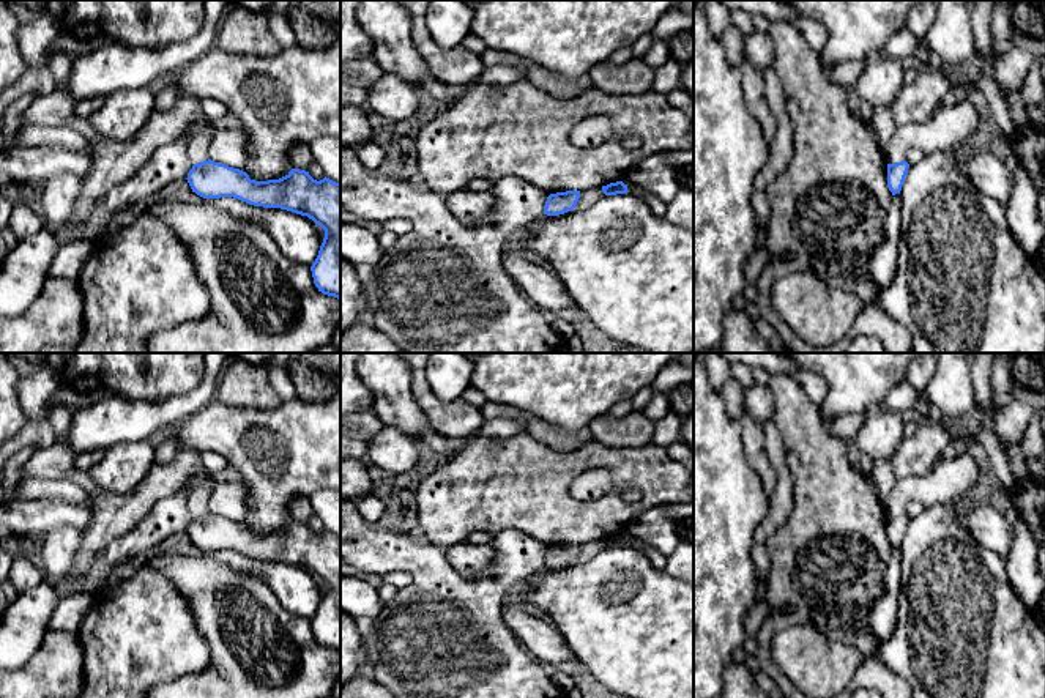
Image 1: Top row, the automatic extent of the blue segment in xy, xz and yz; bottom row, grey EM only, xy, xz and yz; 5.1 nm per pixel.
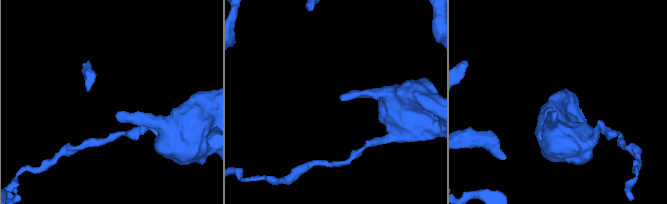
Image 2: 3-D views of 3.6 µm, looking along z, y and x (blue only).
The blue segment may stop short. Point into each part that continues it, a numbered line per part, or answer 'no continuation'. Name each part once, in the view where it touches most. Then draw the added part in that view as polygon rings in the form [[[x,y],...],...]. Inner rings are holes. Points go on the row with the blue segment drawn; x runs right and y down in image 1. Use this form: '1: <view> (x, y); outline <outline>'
no continuation

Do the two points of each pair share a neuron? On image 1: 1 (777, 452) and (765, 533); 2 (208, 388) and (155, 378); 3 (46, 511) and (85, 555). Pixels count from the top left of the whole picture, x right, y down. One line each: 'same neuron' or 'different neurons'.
1: same neuron
2: different neurons
3: different neurons

